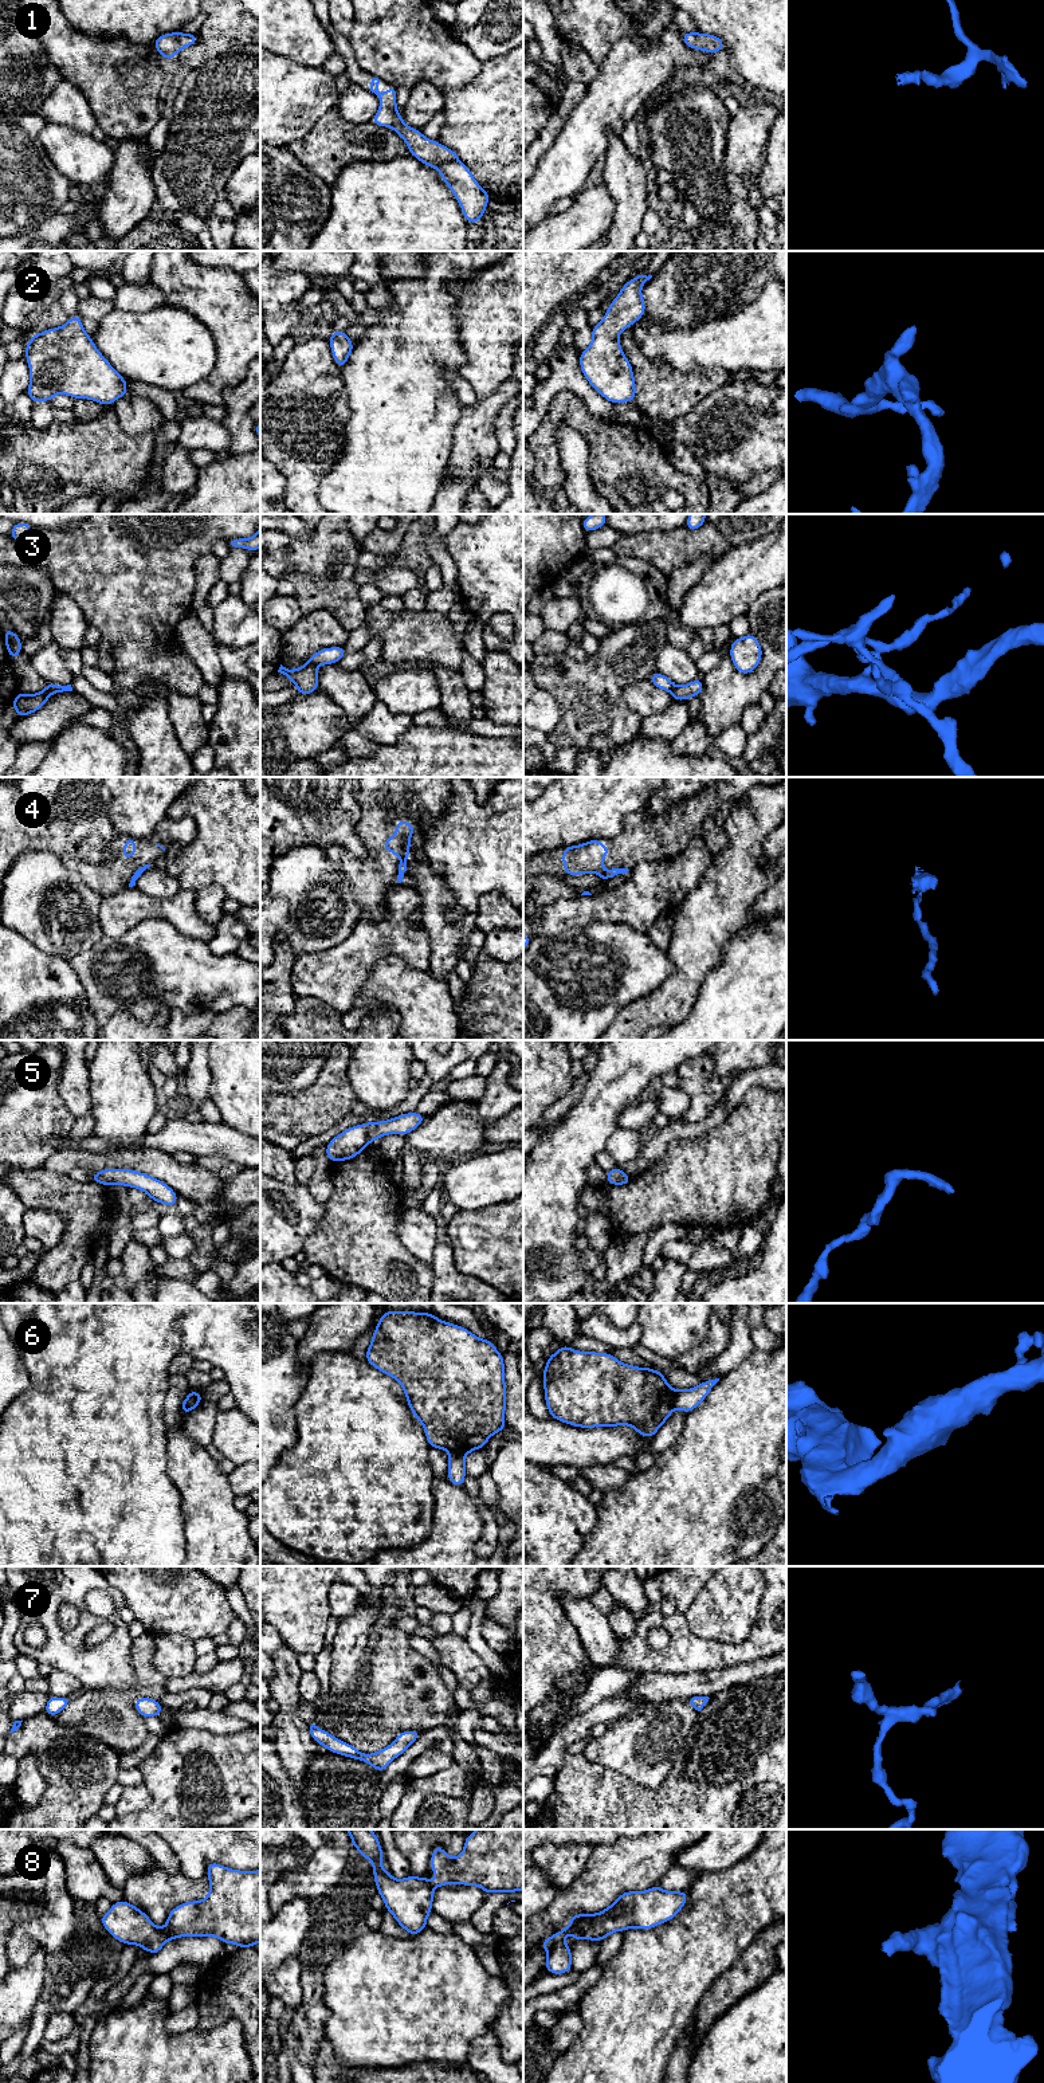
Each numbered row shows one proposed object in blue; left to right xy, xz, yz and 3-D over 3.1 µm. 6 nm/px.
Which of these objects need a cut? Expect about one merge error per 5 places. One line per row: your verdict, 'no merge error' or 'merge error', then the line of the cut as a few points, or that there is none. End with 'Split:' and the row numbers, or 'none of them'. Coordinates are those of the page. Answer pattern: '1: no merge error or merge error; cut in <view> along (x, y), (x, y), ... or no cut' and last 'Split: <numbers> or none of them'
1: no merge error; no cut
2: no merge error; no cut
3: merge error; cut in xz along (307, 661), (316, 667)
4: merge error; cut in yz along (617, 873), (608, 871), (601, 877)
5: no merge error; no cut
6: merge error; cut in yz along (676, 1392), (672, 1407)
7: no merge error; no cut
8: merge error; cut in yz along (597, 1914), (583, 1926), (580, 1937)
Split: 3, 4, 6, 8

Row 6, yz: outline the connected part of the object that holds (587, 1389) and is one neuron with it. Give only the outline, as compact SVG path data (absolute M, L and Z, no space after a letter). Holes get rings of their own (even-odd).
M568 1345L546 1358L542 1381L552 1419L580 1428L629 1425L643 1437L654 1437L667 1421L676 1394L660 1370L627 1365L611 1353L573 1350Z

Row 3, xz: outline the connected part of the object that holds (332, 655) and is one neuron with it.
M345 646L340 647L330 647L330 648L321 648L319 651L314 652L309 658L309 663L314 664L315 667L322 664L335 664L346 655Z

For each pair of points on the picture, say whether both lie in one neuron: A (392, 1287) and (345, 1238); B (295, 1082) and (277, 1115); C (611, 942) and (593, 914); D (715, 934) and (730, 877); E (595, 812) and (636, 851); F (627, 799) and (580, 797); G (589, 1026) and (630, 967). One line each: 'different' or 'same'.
A: same
B: different
C: different
D: same
E: different
F: same
G: same

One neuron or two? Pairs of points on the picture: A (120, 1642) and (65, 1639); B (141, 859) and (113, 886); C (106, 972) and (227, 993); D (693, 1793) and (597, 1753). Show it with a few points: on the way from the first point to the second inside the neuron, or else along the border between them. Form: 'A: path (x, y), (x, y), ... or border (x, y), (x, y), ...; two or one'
A: path (106, 1654), (78, 1652); one
B: path (133, 863), (118, 878); one
C: path (136, 973), (183, 973), (197, 979); one
D: border (678, 1753), (672, 1770), (658, 1788), (631, 1781); two

